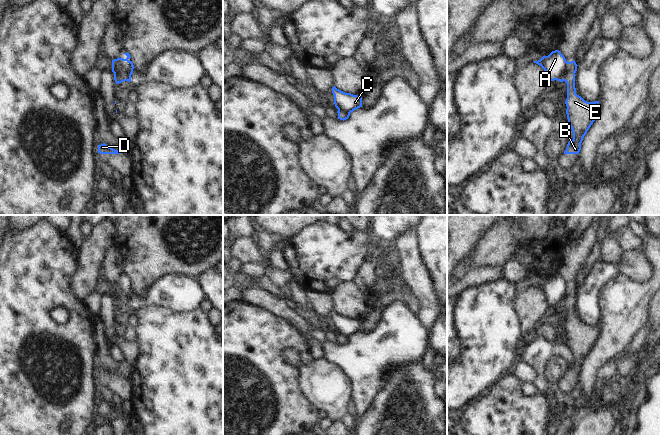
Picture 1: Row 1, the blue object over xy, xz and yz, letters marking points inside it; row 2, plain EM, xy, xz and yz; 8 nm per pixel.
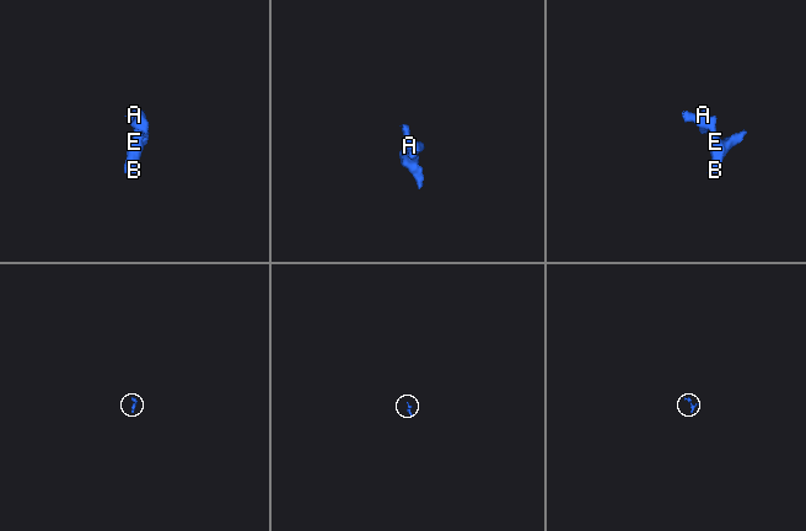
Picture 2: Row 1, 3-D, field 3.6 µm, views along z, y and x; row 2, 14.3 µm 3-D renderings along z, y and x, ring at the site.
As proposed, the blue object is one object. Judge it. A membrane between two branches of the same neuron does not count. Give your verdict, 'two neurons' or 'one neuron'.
two neurons

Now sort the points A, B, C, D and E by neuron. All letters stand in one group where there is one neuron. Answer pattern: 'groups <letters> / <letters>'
groups A C / B D E

